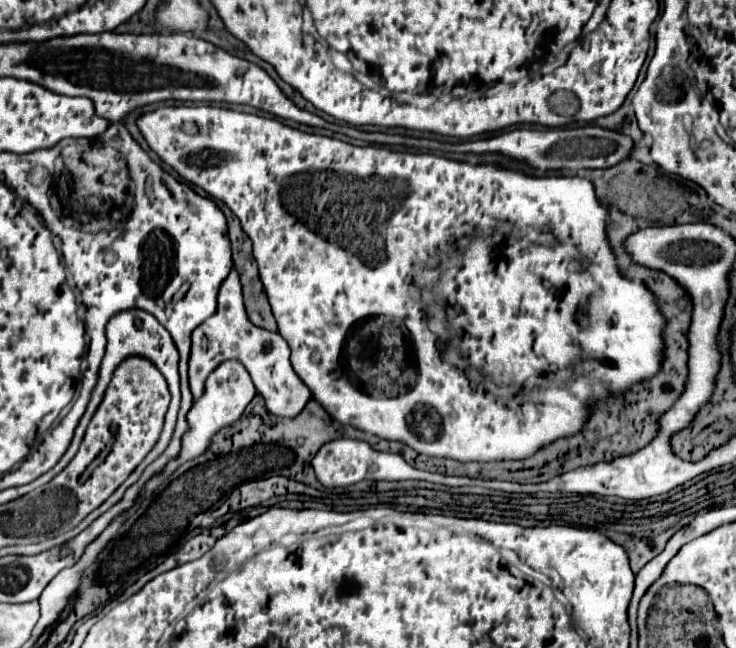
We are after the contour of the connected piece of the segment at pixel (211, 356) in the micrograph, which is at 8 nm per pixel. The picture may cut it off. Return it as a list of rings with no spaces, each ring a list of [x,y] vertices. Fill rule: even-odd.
[[[232,270],[226,276],[226,280],[222,282],[222,286],[220,286],[220,292],[218,292],[218,310],[214,312],[214,316],[210,316],[206,322],[202,322],[202,326],[198,326],[194,330],[194,334],[192,334],[192,348],[190,350],[192,350],[192,356],[190,356],[190,390],[192,390],[194,398],[200,398],[208,374],[220,362],[224,362],[226,358],[244,358],[244,366],[250,372],[257,393],[262,394],[266,408],[274,416],[282,416],[282,414],[294,414],[296,416],[306,406],[306,402],[312,398],[312,394],[306,388],[306,384],[296,376],[296,372],[290,366],[290,346],[282,338],[282,334],[256,328],[246,318],[246,310],[244,310],[244,302],[242,302],[242,284],[238,282],[238,272],[236,270]]]

